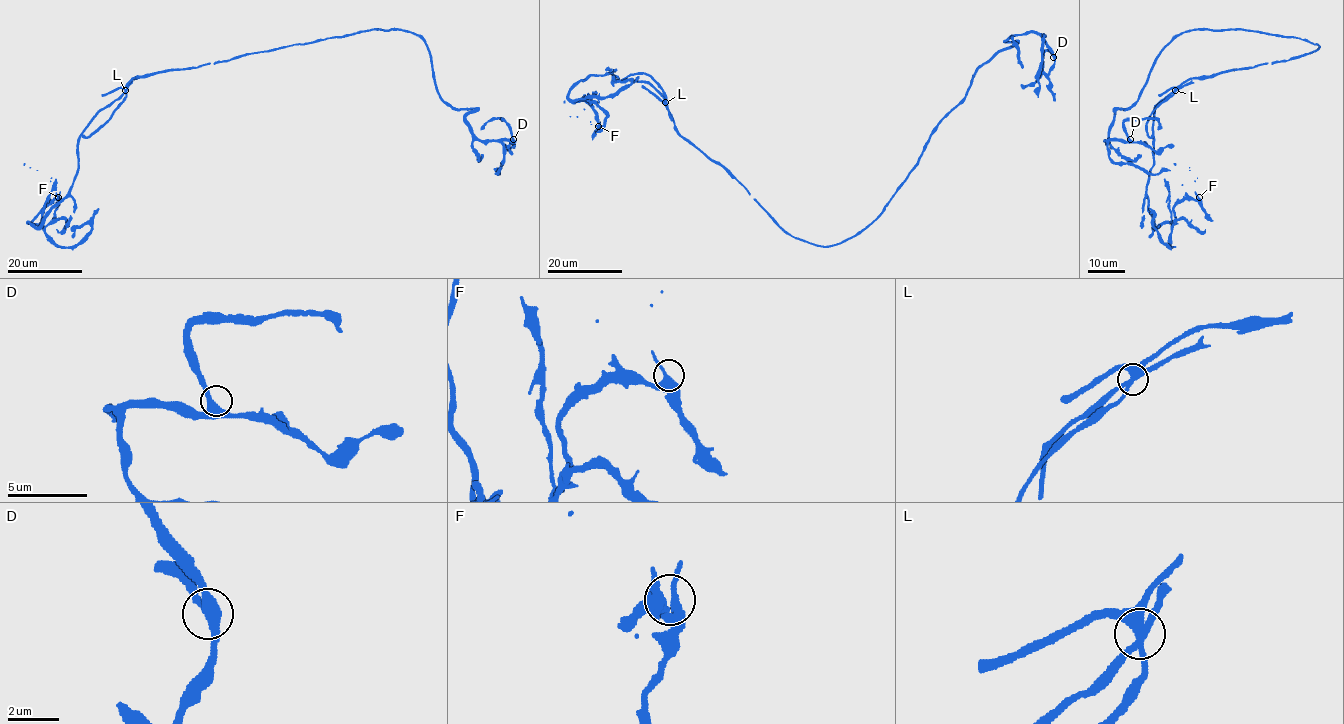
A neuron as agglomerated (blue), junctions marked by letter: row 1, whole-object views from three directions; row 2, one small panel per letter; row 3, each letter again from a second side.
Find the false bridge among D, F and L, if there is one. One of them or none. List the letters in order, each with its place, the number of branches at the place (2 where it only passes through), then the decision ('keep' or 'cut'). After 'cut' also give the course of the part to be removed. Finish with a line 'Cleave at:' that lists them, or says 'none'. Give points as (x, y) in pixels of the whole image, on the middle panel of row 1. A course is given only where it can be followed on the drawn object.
D: place (1053, 57); branches 3; keep
F: place (598, 126); branches 3; keep
L: place (665, 102); branches 4; cut; course (665, 102), (664, 90), (648, 74), (631, 73), (622, 80), (591, 124), (590, 121)
Cleave at: L

